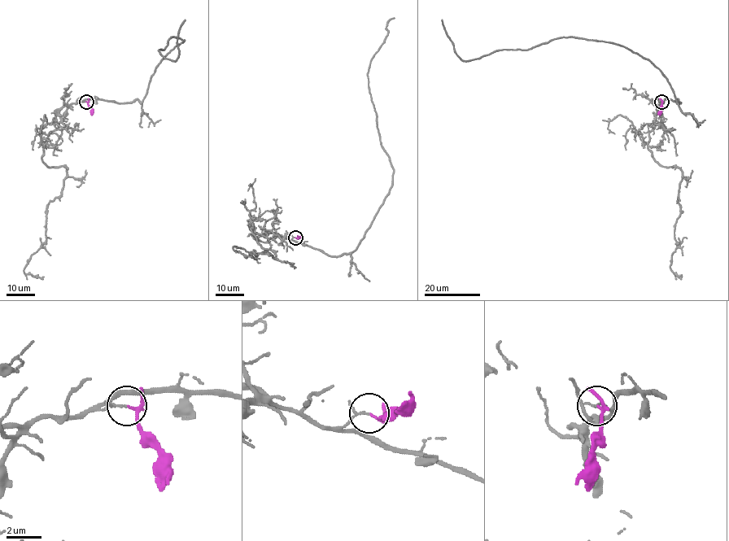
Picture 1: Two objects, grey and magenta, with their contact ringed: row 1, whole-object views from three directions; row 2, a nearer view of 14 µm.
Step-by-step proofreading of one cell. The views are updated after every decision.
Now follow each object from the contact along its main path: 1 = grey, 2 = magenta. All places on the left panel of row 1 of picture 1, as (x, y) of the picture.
1: (86, 102), (141, 102), (156, 67), (184, 41), (171, 37), (159, 50), (175, 61), (185, 19)
2: (86, 102), (93, 114)

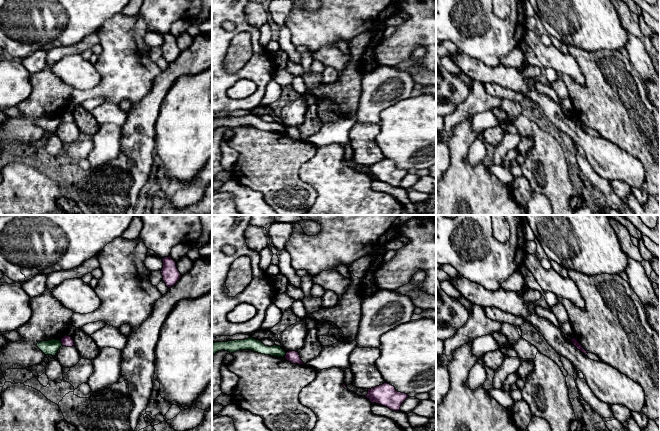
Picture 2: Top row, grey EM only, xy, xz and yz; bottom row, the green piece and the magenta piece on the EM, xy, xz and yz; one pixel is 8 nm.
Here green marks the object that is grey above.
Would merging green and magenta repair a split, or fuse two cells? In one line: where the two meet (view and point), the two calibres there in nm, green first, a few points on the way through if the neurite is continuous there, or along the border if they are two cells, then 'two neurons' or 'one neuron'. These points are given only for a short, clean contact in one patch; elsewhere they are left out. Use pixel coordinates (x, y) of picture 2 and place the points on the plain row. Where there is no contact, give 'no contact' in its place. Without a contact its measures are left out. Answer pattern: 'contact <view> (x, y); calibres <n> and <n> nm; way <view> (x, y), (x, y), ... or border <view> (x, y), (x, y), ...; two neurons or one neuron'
contact xy (61, 119); calibres 120 and 90 nm; border xy (60, 117), (62, 121); two neurons

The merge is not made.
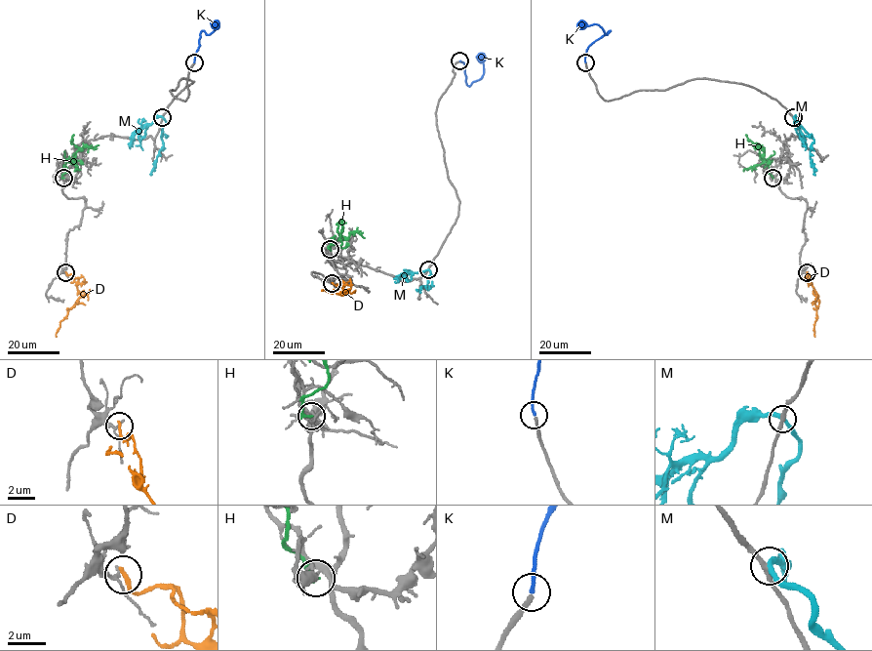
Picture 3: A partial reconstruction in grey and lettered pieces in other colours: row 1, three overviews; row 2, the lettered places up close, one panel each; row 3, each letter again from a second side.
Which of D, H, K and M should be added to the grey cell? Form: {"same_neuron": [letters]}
{"same_neuron": ["K"]}

